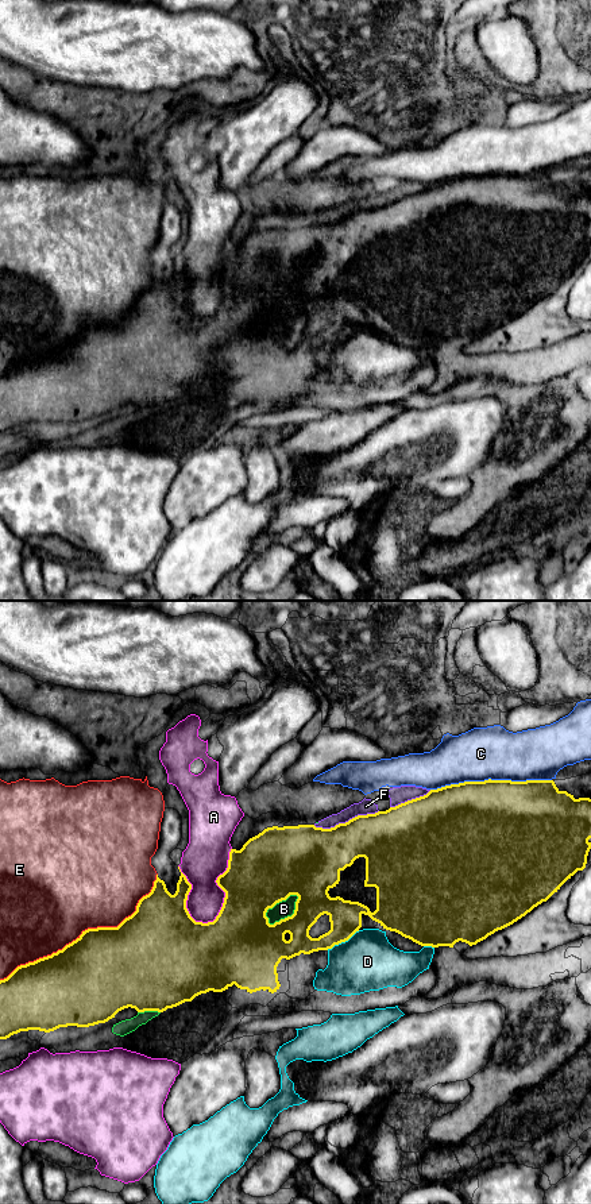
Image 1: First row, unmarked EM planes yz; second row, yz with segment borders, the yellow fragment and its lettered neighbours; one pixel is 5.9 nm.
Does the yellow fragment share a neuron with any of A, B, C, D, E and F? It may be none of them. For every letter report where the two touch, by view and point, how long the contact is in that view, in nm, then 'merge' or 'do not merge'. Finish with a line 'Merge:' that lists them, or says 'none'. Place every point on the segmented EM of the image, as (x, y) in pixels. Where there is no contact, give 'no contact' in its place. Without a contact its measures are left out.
A: yz (224, 891) | 500 nm | do not merge
B: yz (288, 917) | 240 nm | do not merge
C: yz (490, 779) | 700 nm | do not merge
D: yz (343, 941) | 240 nm | do not merge
E: yz (88, 929) | 1150 nm | do not merge
F: yz (346, 822) | 400 nm | do not merge
Merge: none

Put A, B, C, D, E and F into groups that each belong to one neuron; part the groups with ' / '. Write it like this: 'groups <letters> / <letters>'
groups A / B F / C / D / E

